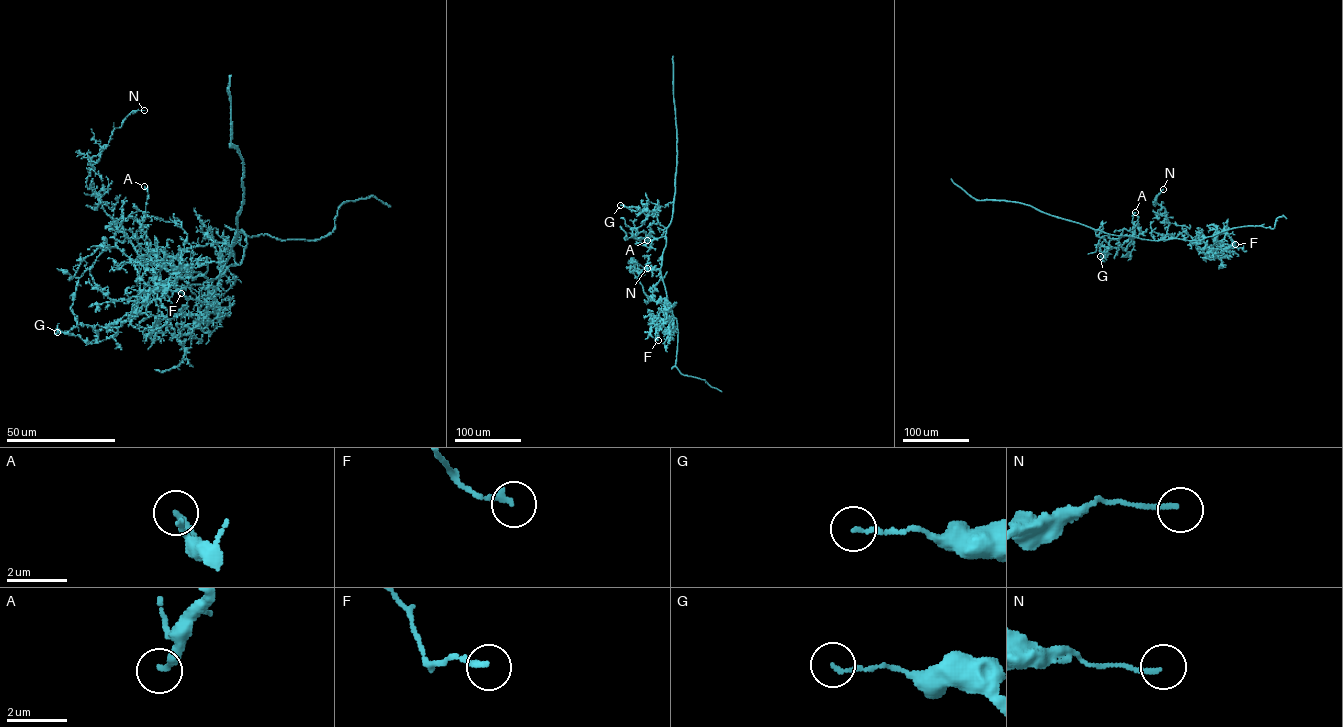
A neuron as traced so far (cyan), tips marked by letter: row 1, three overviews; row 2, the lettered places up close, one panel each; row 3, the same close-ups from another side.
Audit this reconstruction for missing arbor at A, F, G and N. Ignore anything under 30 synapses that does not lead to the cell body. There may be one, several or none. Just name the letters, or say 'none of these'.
none of these

